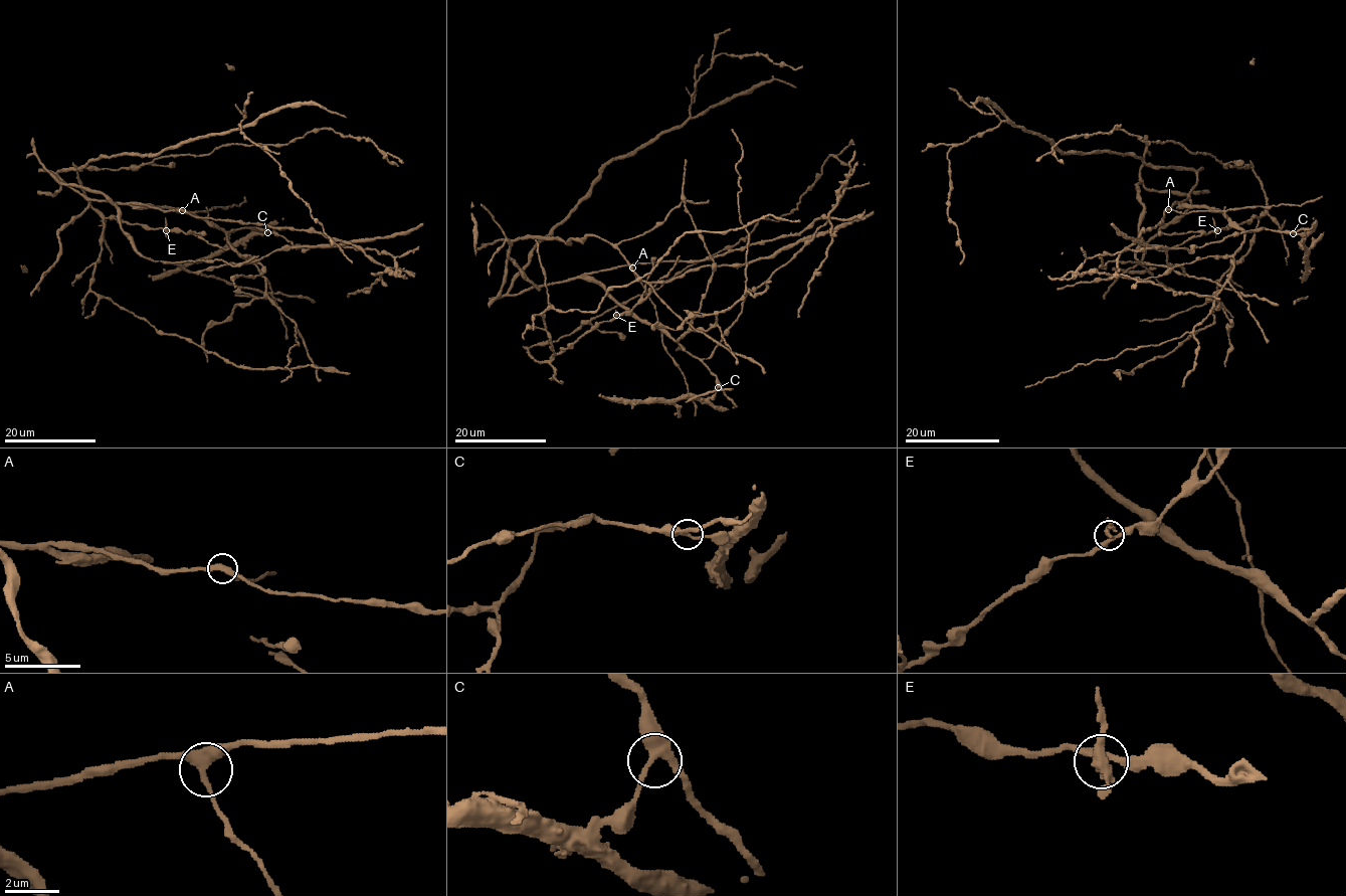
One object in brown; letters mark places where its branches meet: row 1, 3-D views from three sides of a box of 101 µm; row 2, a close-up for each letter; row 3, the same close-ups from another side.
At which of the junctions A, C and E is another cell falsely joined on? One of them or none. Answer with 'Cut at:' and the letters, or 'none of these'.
Cut at: E

